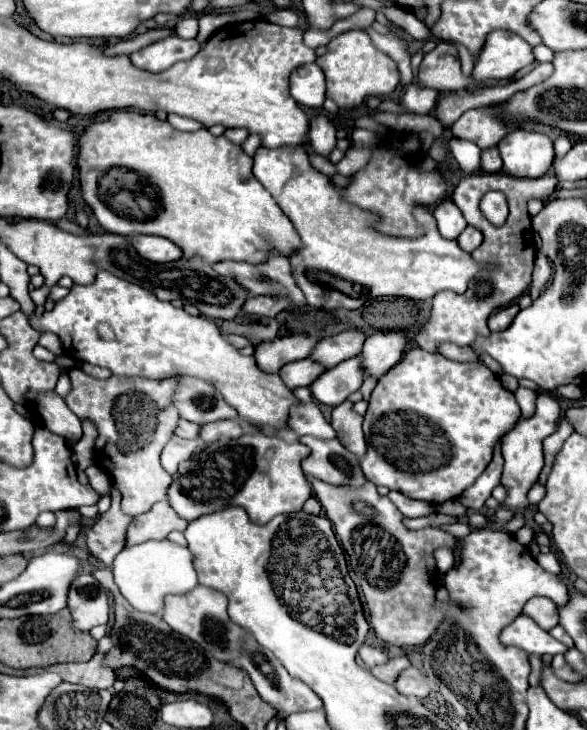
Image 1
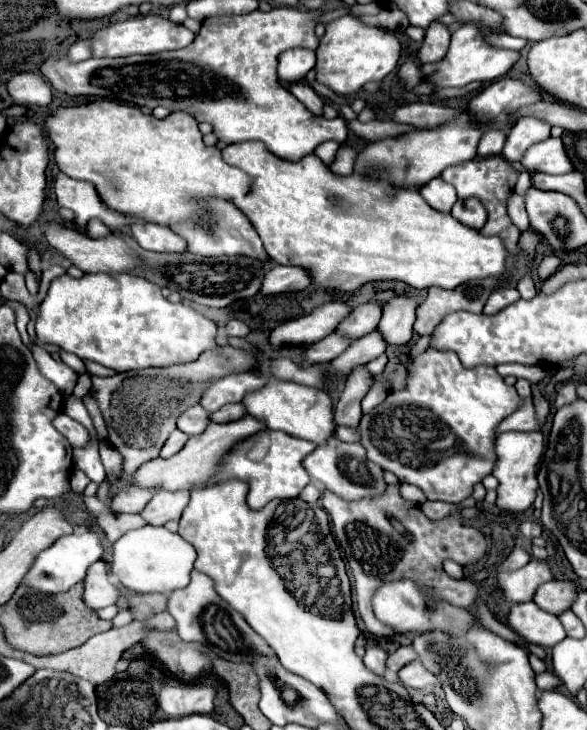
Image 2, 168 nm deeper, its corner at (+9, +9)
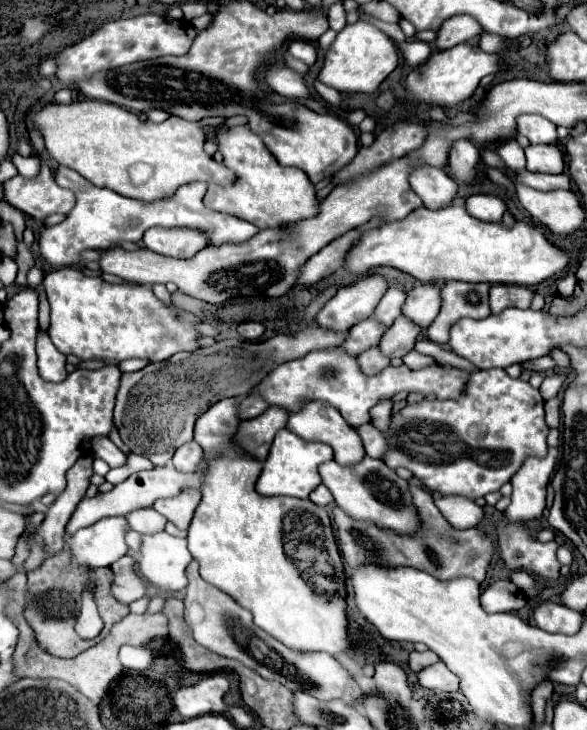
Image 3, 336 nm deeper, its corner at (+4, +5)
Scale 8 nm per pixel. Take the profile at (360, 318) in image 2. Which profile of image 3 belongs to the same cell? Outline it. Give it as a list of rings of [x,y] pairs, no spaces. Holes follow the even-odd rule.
[[[390,287],[390,289],[386,291],[386,295],[382,297],[380,305],[376,307],[374,317],[380,319],[386,327],[390,327],[390,325],[394,323],[394,319],[402,315],[402,305],[404,305],[404,301],[406,301],[406,291],[398,289],[398,287]]]

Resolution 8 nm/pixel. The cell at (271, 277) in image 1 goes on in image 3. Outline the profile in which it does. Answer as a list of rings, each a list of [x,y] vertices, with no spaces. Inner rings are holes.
[[[60,165],[56,169],[56,183],[60,187],[74,191],[74,195],[78,199],[74,209],[66,215],[66,219],[62,223],[58,223],[54,227],[42,225],[42,229],[40,229],[42,257],[50,265],[56,265],[56,267],[78,265],[82,253],[90,251],[90,249],[106,251],[106,249],[118,247],[122,241],[140,243],[146,229],[150,229],[154,225],[160,225],[160,227],[198,227],[200,231],[210,233],[210,245],[228,243],[228,241],[242,243],[260,231],[258,227],[254,227],[248,221],[206,209],[202,203],[202,197],[204,197],[202,181],[182,185],[176,189],[174,195],[158,199],[154,203],[130,199],[130,197],[124,197],[112,189],[104,189],[104,187],[100,189],[100,187],[92,185],[90,181],[86,181],[80,173],[76,173],[70,167],[64,167],[64,165]]]

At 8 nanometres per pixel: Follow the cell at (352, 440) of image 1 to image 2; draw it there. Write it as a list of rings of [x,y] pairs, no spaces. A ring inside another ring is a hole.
[[[357,367],[349,373],[345,379],[343,391],[339,395],[339,401],[333,407],[333,419],[337,425],[343,427],[357,427],[361,419],[361,399],[369,391],[371,385],[371,375],[367,373],[365,367]]]

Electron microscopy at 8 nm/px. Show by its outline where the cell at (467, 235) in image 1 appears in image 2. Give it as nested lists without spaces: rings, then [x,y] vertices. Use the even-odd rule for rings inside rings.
[[[465,199],[465,201],[457,201],[453,205],[453,211],[451,215],[463,223],[465,227],[471,227],[471,229],[481,229],[487,221],[487,211],[483,209],[481,201],[479,199]]]

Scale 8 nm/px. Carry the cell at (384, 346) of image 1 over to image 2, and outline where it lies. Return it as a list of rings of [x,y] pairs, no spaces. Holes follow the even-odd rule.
[[[397,297],[385,305],[377,331],[387,345],[407,345],[411,341],[415,307],[417,303],[409,297]]]

